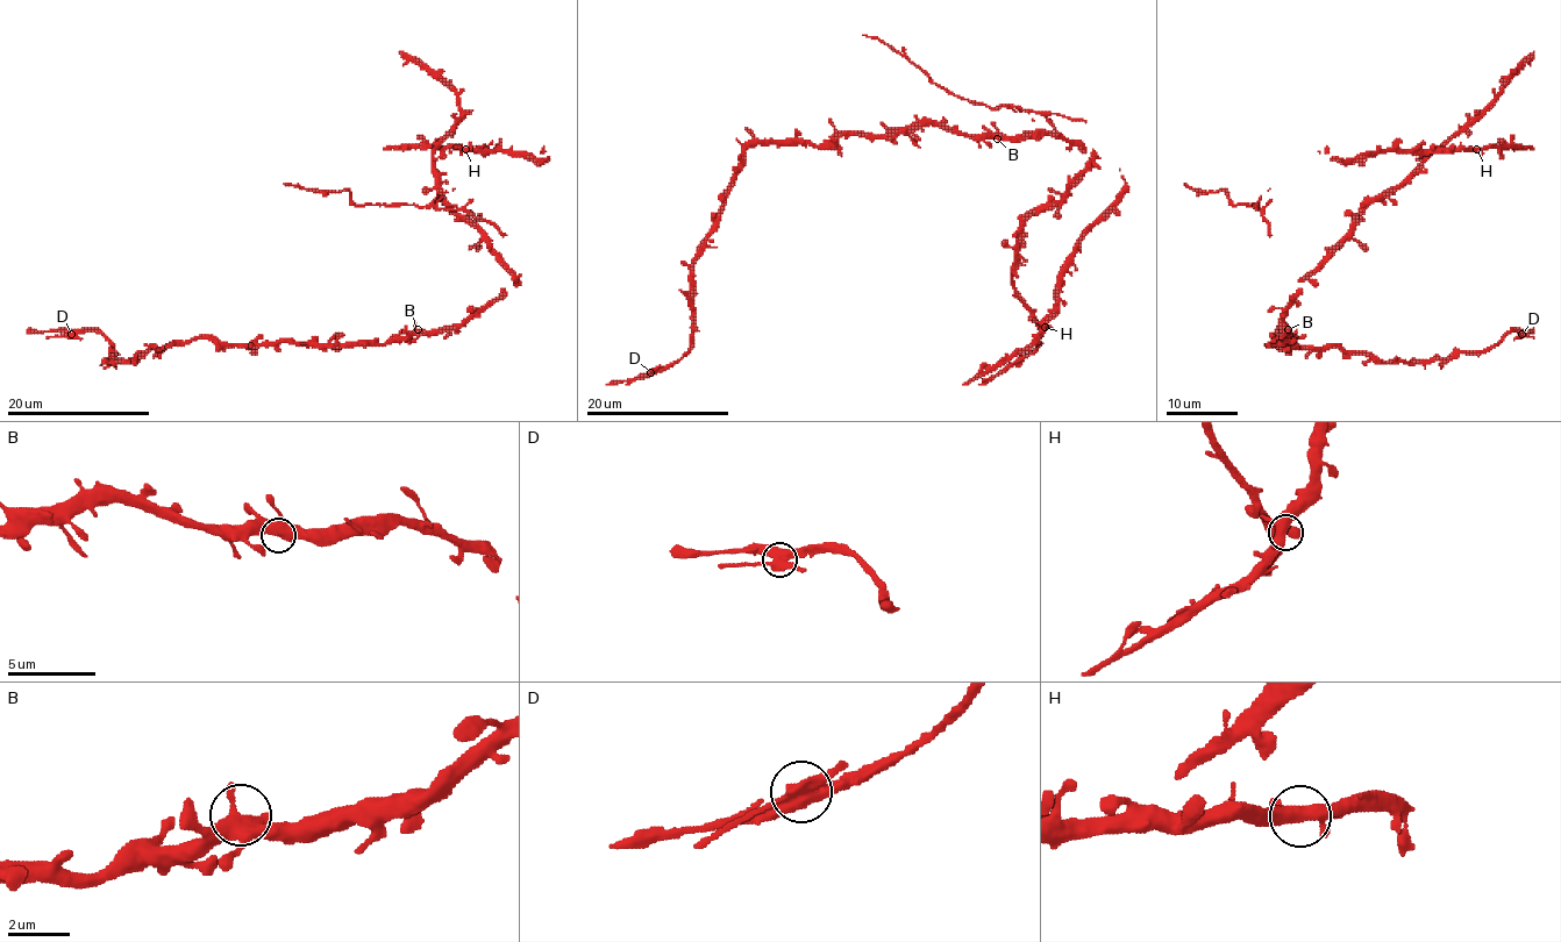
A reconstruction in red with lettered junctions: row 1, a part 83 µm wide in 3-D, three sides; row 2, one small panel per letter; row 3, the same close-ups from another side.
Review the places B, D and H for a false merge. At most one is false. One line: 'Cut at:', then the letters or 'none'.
Cut at: D

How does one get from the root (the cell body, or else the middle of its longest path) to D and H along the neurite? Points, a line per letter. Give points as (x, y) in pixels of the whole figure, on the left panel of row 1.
D: (419, 335), (391, 336), (383, 343), (194, 339), (116, 363), (113, 345), (100, 333), (71, 335)
H: (419, 335), (463, 326), (512, 279), (492, 244), (442, 199), (433, 152), (451, 131), (455, 145), (465, 149)

